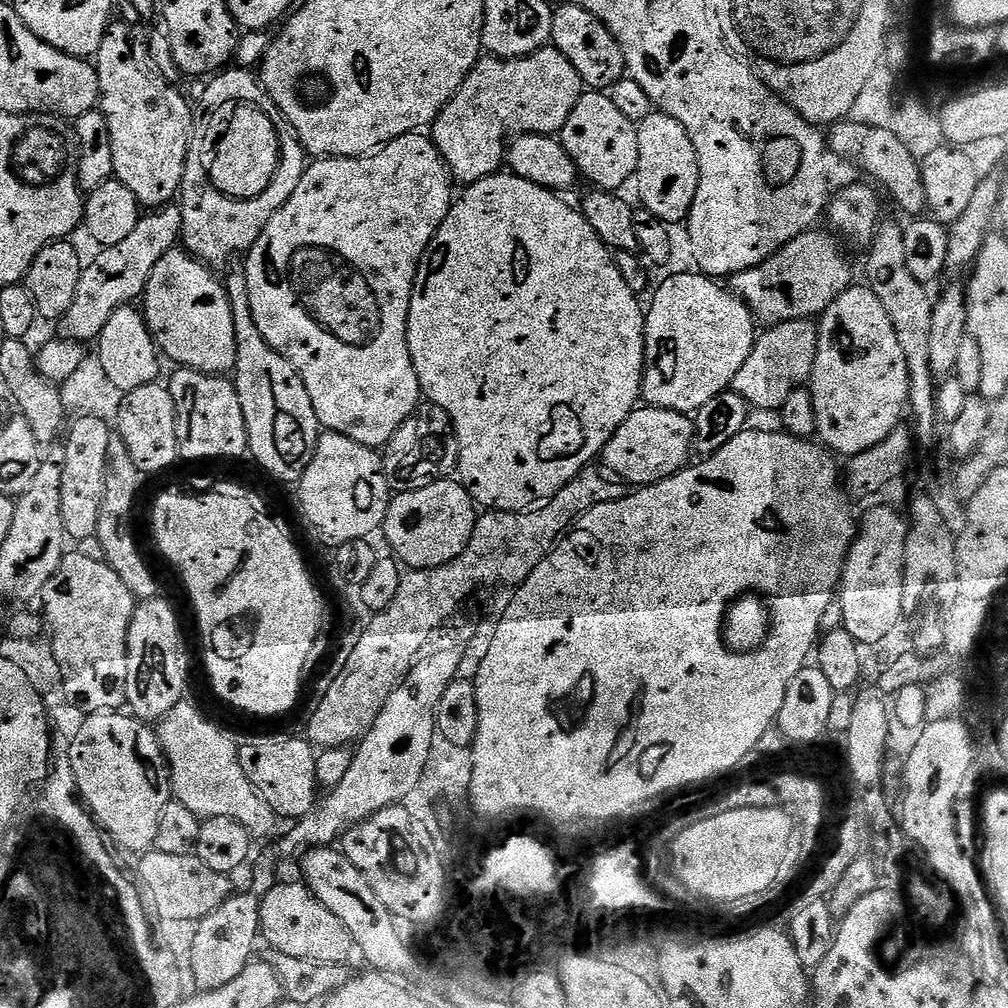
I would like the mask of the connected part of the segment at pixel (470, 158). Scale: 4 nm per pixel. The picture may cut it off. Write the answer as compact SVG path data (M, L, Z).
M545 46L529 56L519 56L513 60L501 60L499 56L488 54L470 69L460 89L431 124L430 139L442 154L453 181L457 185L467 186L505 167L506 149L513 138L525 132L537 132L543 136L559 133L566 126L566 118L570 118L570 110L574 110L585 91L585 84L577 70L556 47Z

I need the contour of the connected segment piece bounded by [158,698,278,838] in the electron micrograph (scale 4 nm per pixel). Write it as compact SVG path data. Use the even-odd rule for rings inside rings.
M181 700L158 724L160 747L172 773L175 799L201 818L234 818L234 822L242 825L253 838L270 835L278 817L246 778L240 765L237 741L228 740L227 734L218 725L211 724L190 700Z

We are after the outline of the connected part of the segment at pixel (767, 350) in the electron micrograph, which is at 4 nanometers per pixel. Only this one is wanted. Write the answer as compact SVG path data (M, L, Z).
M791 320L761 331L754 350L750 350L750 356L742 362L742 370L734 374L731 391L738 393L753 409L779 410L795 388L803 388L811 381L819 337L812 320Z

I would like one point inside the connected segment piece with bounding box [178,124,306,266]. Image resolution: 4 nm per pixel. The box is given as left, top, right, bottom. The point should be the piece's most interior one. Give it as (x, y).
(213, 229)

